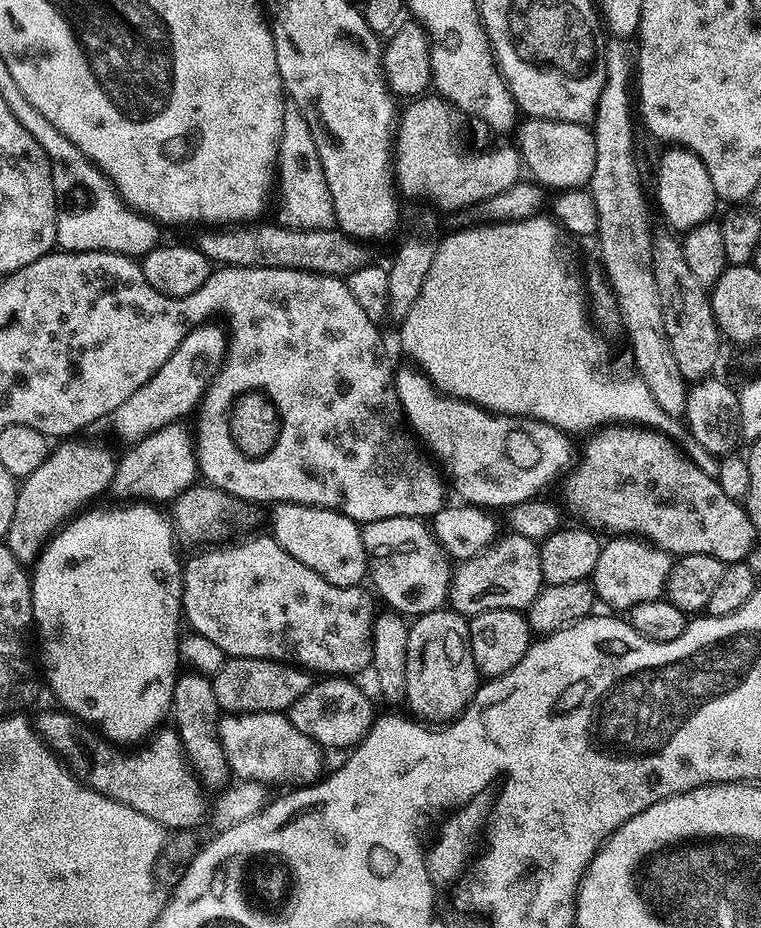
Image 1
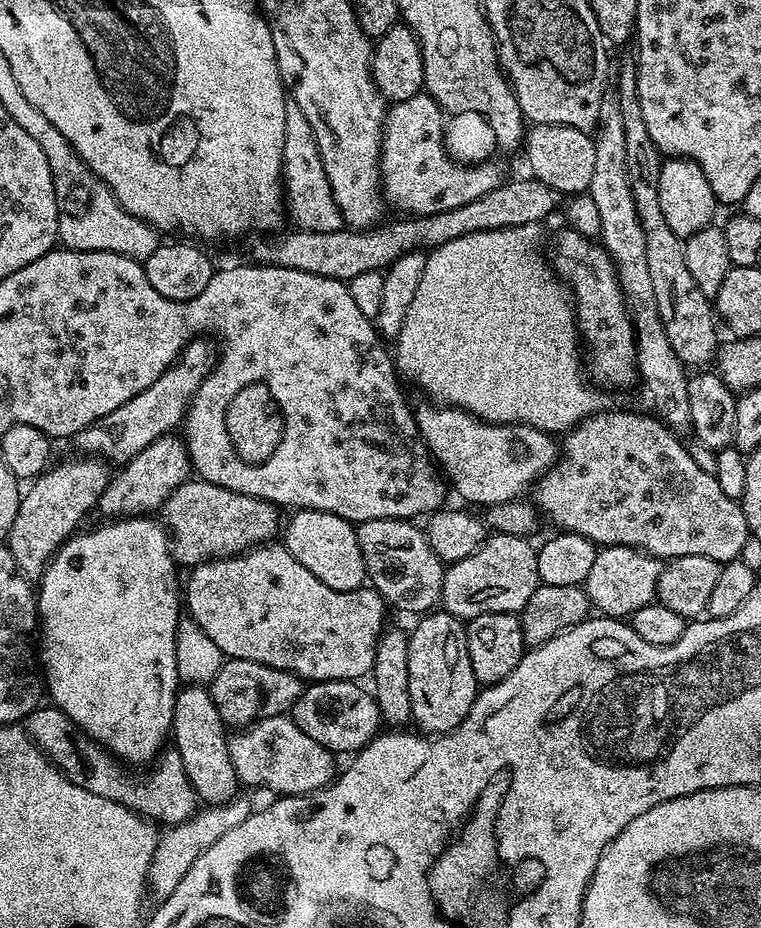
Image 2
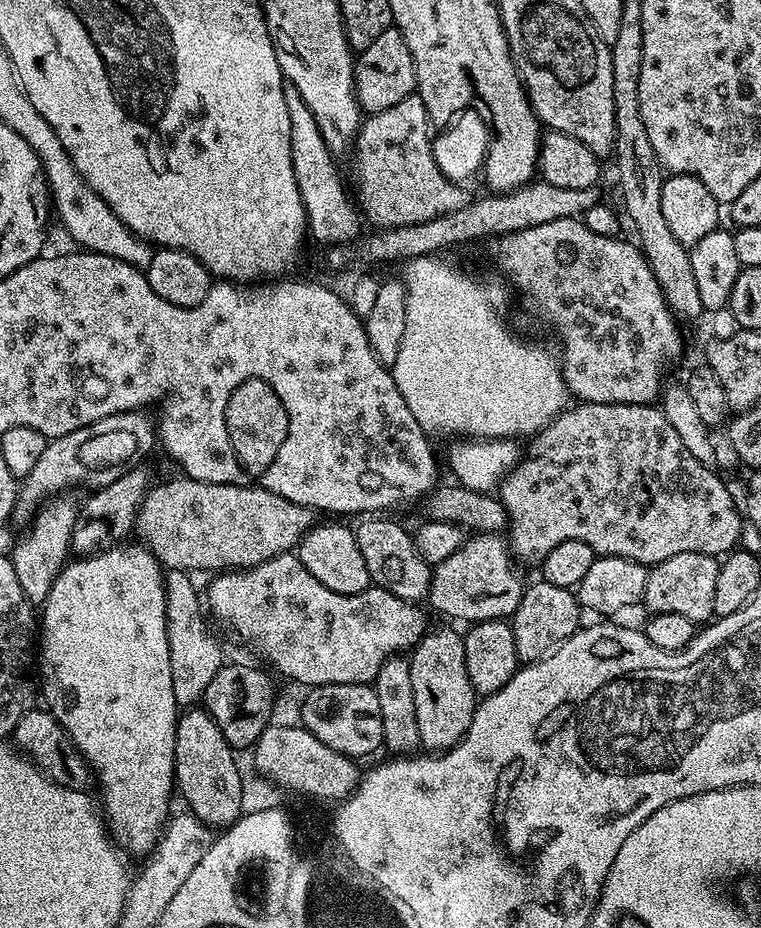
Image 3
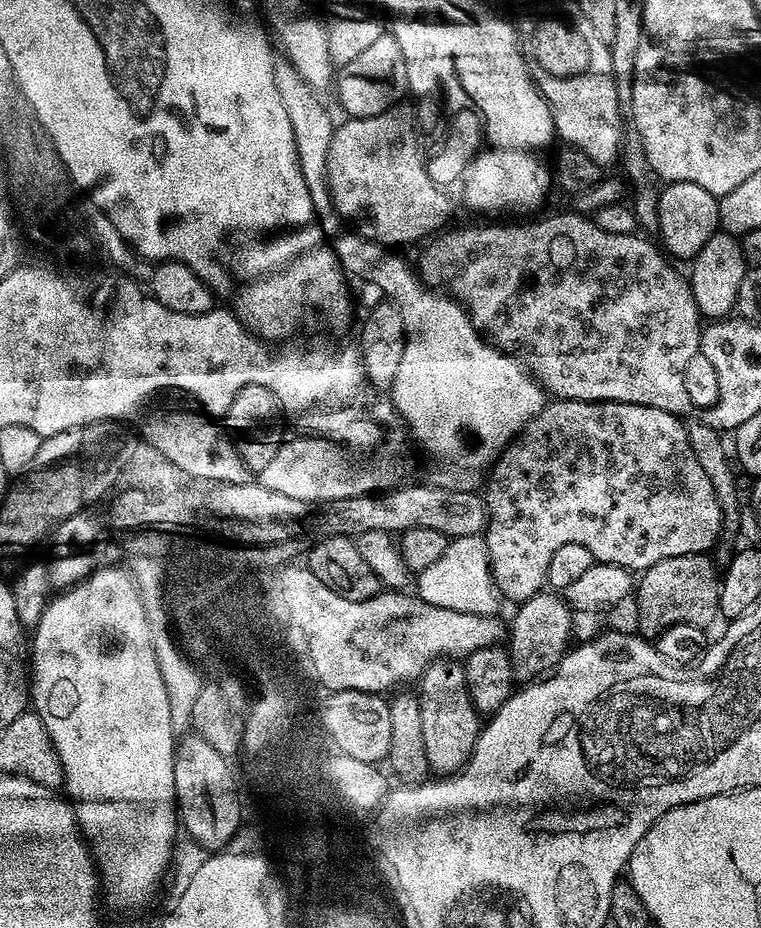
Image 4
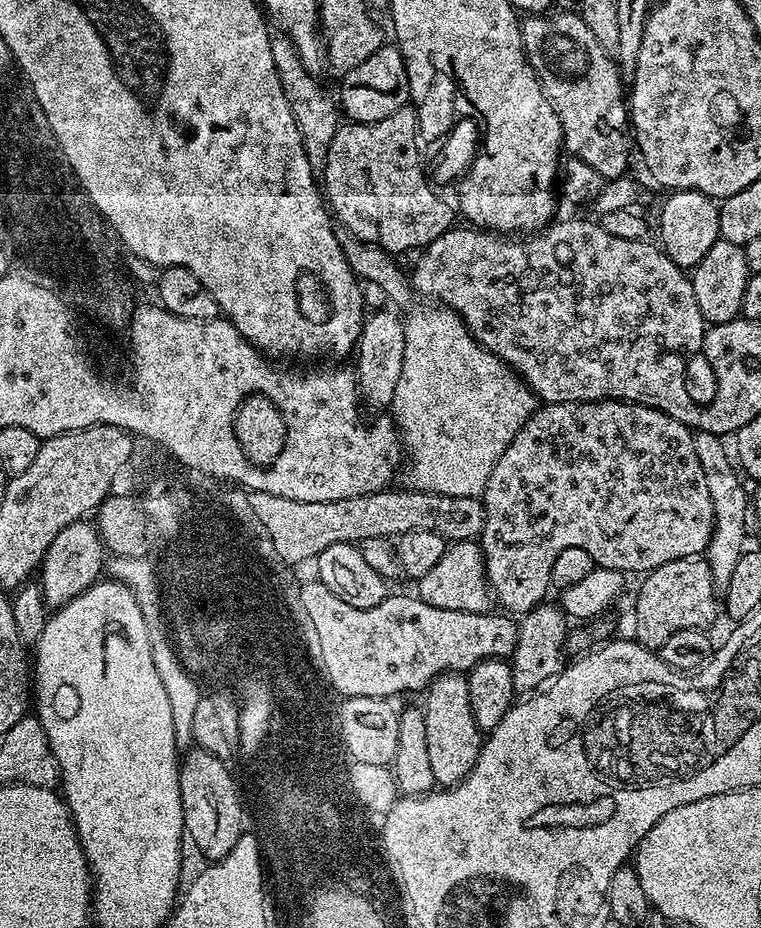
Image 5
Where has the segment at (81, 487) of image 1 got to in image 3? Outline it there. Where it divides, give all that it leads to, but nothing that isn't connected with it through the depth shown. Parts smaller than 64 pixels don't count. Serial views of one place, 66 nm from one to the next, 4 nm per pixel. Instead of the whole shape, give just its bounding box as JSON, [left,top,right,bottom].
[10,494,78,606]

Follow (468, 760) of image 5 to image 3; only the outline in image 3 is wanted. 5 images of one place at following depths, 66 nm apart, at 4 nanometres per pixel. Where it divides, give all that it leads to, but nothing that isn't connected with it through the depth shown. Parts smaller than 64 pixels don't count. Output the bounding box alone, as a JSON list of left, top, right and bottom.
[410,628,478,754]

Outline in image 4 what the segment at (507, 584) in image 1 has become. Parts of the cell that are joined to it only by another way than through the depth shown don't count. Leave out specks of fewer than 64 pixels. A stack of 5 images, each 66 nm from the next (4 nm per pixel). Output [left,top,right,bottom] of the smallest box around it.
[414,535,506,616]

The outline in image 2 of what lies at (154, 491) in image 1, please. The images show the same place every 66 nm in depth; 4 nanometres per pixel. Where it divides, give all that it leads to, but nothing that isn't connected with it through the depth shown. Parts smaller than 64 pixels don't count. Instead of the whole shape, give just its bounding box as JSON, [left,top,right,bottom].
[98,434,190,518]

